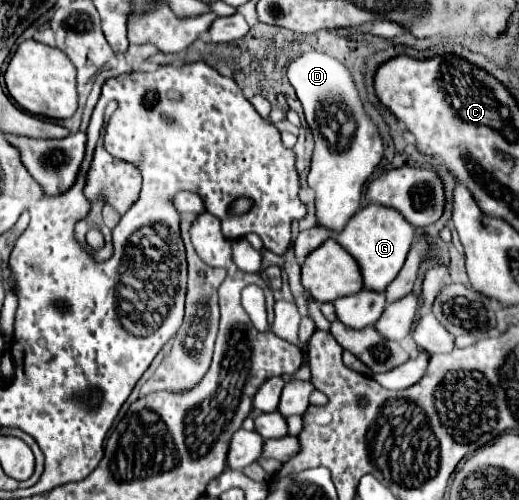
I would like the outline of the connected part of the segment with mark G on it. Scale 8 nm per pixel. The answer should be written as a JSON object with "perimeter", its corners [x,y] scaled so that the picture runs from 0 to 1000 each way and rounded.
{"perimeter":[[[707,410],[672,438],[661,462],[649,466],[645,482],[688,518],[699,546],[703,578],[742,582],[742,574],[773,542],[784,506],[792,498],[796,474],[800,474],[800,454],[769,422],[742,410]]]}

